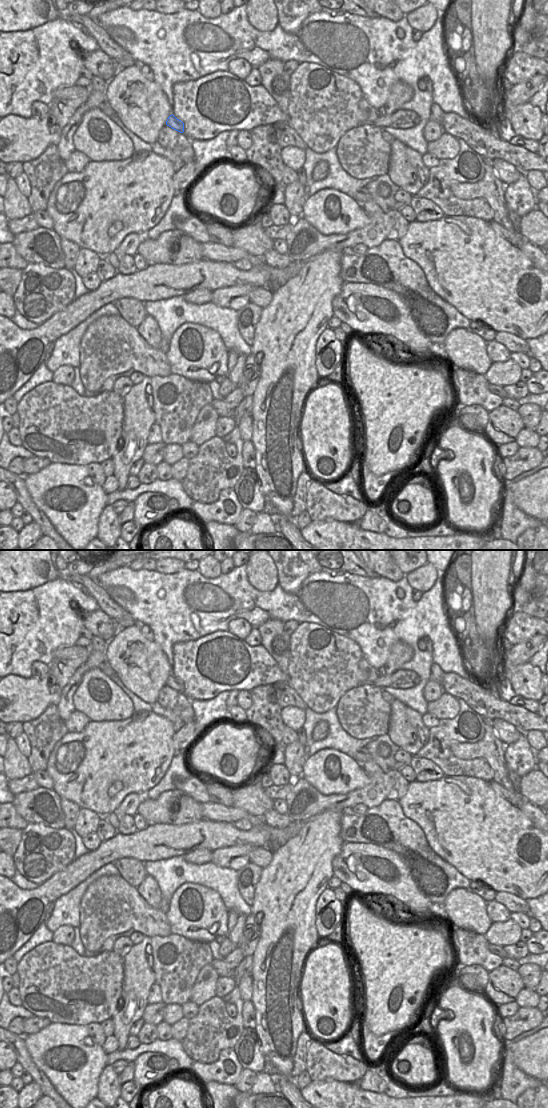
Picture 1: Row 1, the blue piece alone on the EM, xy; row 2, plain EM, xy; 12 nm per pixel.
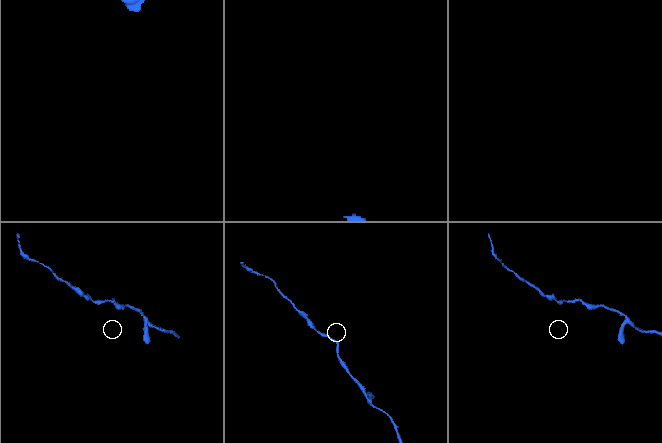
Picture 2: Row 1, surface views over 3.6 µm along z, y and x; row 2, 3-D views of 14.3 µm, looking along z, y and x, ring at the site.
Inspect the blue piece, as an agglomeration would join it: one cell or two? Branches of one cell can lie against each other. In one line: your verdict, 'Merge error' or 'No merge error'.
No merge error

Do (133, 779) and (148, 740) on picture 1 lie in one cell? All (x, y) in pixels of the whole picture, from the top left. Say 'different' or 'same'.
same

